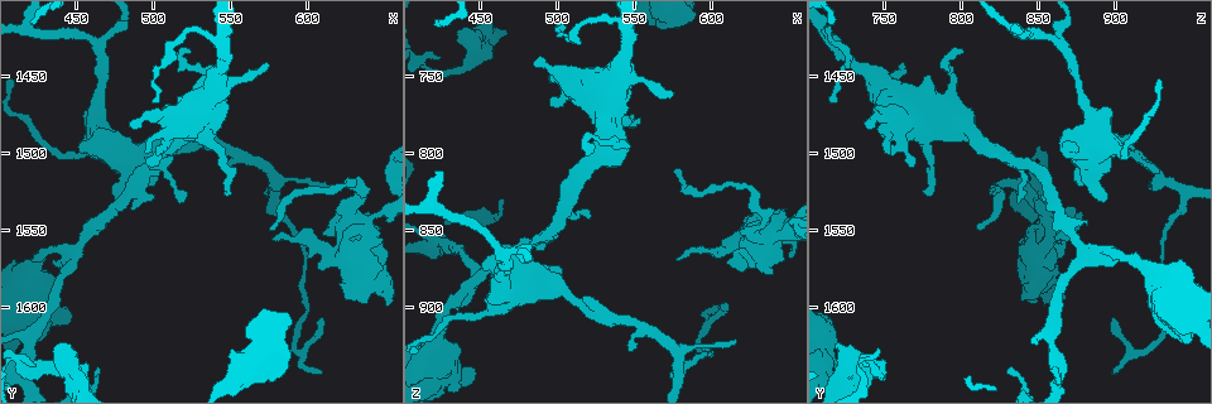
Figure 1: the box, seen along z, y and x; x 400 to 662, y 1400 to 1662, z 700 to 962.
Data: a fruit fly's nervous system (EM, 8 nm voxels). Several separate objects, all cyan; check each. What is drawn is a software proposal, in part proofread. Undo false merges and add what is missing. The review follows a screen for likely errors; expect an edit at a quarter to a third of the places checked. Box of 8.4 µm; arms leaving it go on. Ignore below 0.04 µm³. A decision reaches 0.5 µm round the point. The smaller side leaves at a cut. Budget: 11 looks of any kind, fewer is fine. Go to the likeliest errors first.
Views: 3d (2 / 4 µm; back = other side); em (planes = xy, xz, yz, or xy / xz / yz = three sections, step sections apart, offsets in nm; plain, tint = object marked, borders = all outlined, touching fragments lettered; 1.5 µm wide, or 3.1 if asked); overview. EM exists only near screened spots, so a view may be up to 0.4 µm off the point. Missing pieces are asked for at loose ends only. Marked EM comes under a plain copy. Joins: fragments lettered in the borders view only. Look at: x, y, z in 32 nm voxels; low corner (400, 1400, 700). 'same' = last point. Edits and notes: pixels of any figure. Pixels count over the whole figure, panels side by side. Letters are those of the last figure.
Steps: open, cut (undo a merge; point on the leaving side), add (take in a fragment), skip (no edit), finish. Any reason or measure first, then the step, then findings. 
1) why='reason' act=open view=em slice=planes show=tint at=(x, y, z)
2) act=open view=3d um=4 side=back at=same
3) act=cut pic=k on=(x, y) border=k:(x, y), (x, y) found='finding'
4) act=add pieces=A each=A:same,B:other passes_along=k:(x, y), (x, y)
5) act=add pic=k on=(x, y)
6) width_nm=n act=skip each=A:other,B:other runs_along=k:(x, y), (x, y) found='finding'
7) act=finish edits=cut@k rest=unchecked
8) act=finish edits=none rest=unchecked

why='sharp bend' act=open view=em slice=planes show=tint at=(420, 1642, 748)

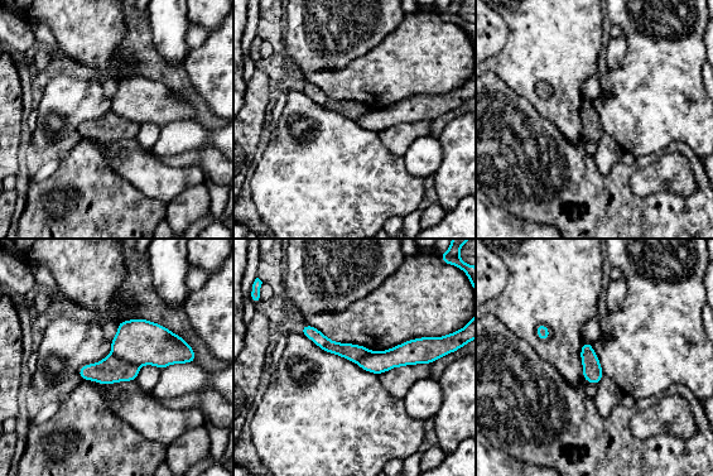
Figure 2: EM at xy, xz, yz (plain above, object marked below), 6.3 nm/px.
why='what lies round it' act=open view=em slice=planes show=borders at=same

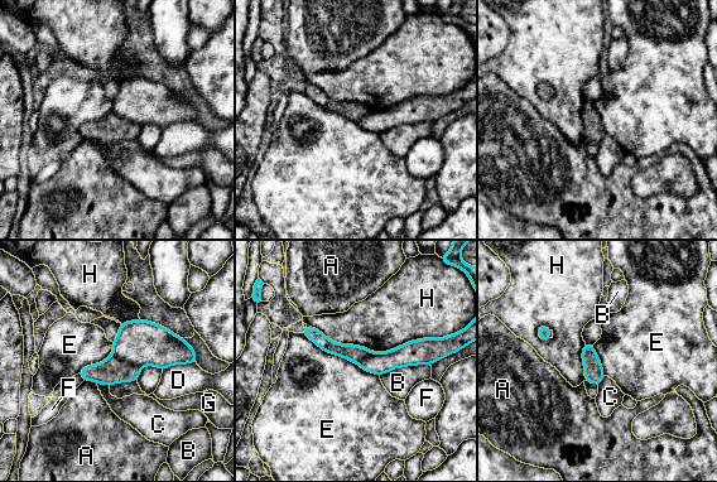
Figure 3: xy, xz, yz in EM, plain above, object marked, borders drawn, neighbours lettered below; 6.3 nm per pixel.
width_nm=130 act=cut pic=3 on=(112, 370) each=A:other,B:other,C:other,D:other,E:other,F:other,G:other,H:other border=3:(112, 353), (140, 367) found='a second neuron is stuck on'

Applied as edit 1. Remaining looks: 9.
why='see it whole again' act=open view=overview

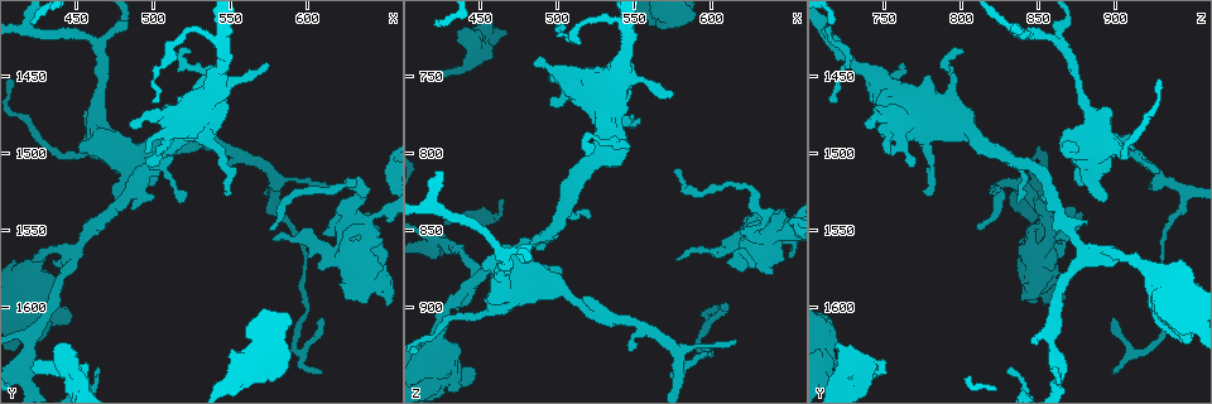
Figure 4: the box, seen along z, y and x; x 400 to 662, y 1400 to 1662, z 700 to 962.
why='branch stops here' act=open view=em slice=xy step=4 show=borders at=(578, 1556, 868)

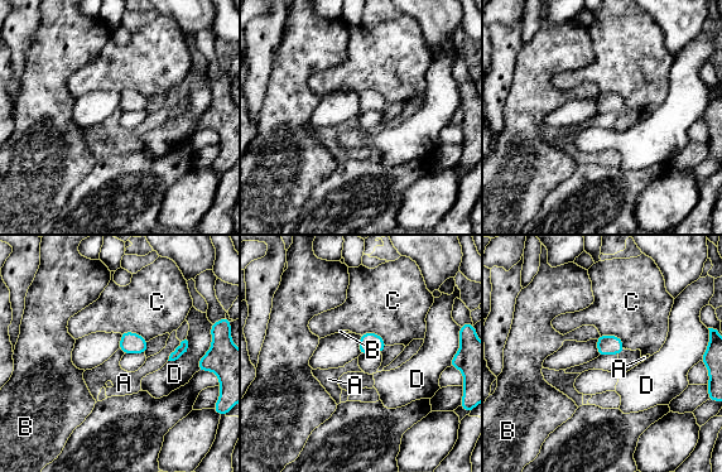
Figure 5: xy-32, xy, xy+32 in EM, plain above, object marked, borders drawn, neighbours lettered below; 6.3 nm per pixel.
act=skip each=A:other,B:other,C:other,D:other border=5:(600, 333), (617, 336), (625, 348) found='no lettered fragment goes on from it'

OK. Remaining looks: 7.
why='thick turns thin' act=open view=3d um=4 at=(462, 1472, 882)

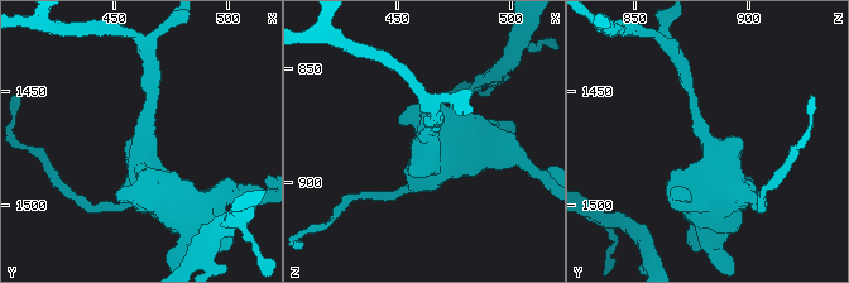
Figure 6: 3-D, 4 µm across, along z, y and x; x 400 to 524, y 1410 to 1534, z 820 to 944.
arm_widths_nm=160,650 act=open view=em slice=planes show=borders at=(465, 1472, 882)

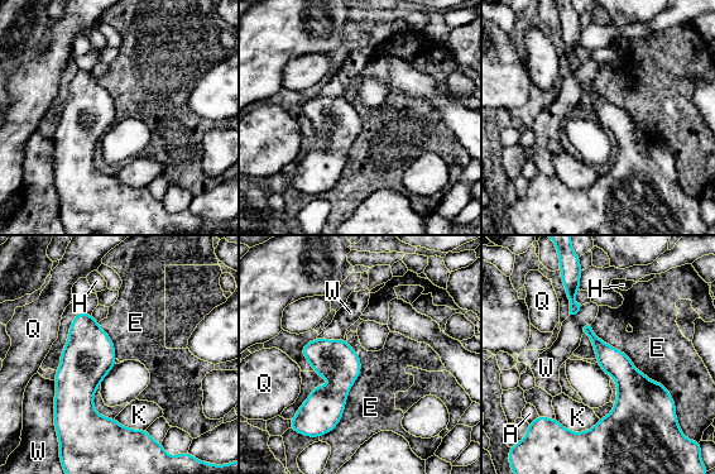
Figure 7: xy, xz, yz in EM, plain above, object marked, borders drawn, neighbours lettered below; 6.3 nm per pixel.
width_nm=180 act=skip each=A:other,E:other,H:other,K:other,Q:other,W:other border=7:(591, 322), (675, 405) found='one neuron here'

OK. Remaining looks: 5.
act=finish edits=cut@3 rest=unchecked

